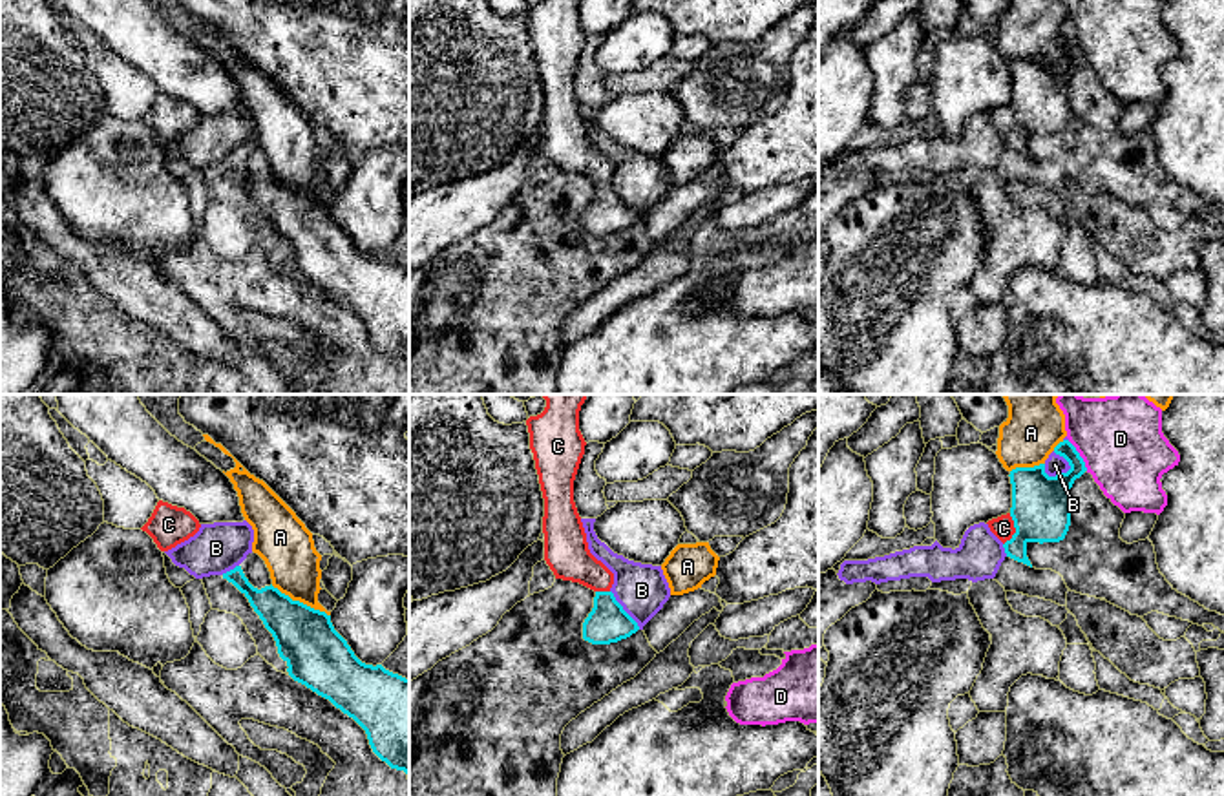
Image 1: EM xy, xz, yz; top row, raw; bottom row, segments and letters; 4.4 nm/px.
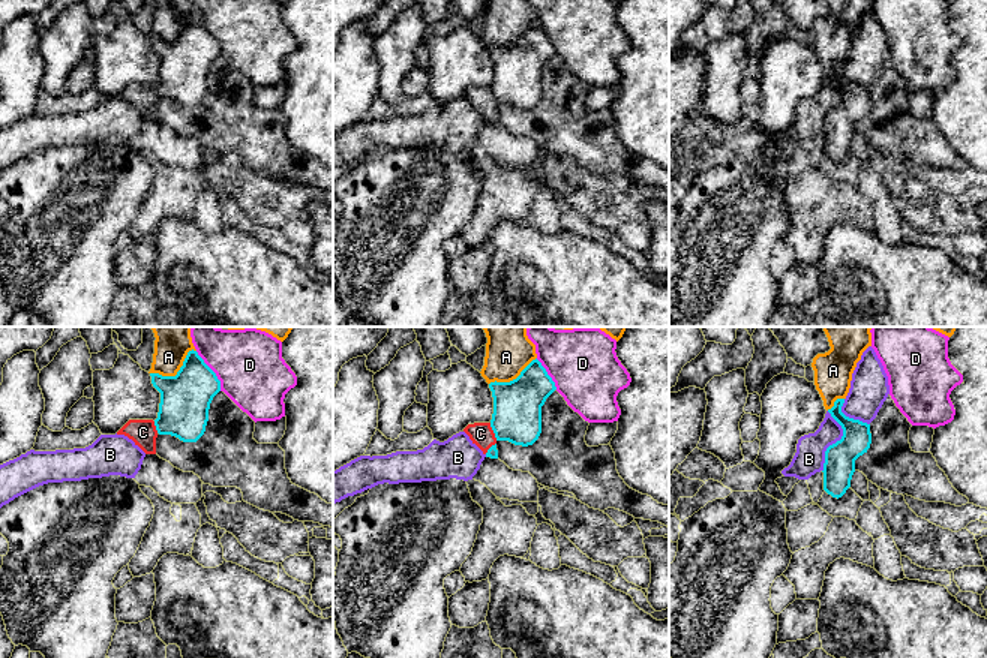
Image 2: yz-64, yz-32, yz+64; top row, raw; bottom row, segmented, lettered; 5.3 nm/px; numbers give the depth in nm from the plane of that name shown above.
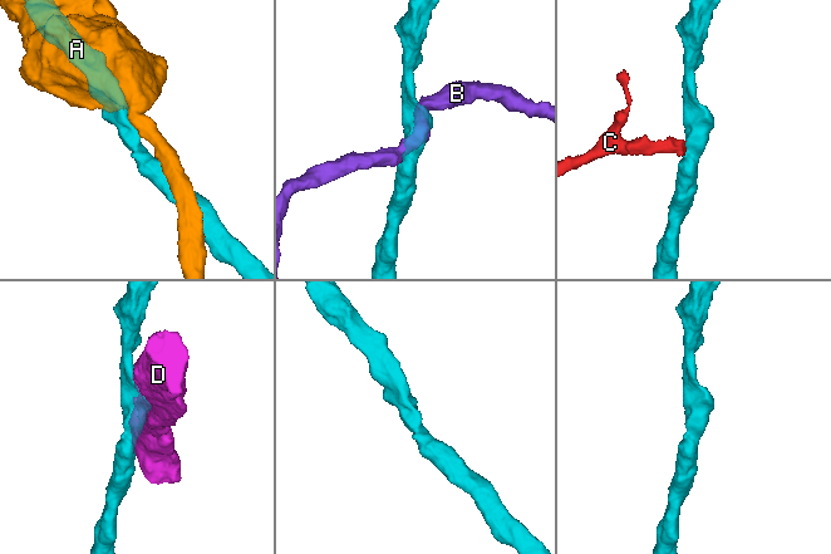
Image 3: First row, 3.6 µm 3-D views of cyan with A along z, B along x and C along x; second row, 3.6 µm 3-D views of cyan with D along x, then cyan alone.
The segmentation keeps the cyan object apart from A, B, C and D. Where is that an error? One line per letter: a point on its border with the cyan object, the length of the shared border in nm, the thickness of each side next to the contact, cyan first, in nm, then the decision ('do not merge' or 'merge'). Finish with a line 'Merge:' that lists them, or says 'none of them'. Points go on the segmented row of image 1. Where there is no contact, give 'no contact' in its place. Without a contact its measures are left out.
A: meets cyan in xy at (298, 601); contact 300 nm long; 280 nm thick on the cyan side, 240 nm on the other; do not merge
B: meets cyan in yz at (1071, 468); contact 130 nm long; 260 nm thick on the cyan side, 90 nm on the other; do not merge
C: meets cyan in yz at (1016, 530); contact 150 nm long; 260 nm thick on the cyan side, 100 nm on the other; merge
D: meets cyan in yz at (1078, 455); contact 160 nm long; 220 nm thick on the cyan side, 380 nm on the other; do not merge
Merge: C

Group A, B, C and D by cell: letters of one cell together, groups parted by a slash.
A / B / C / D

